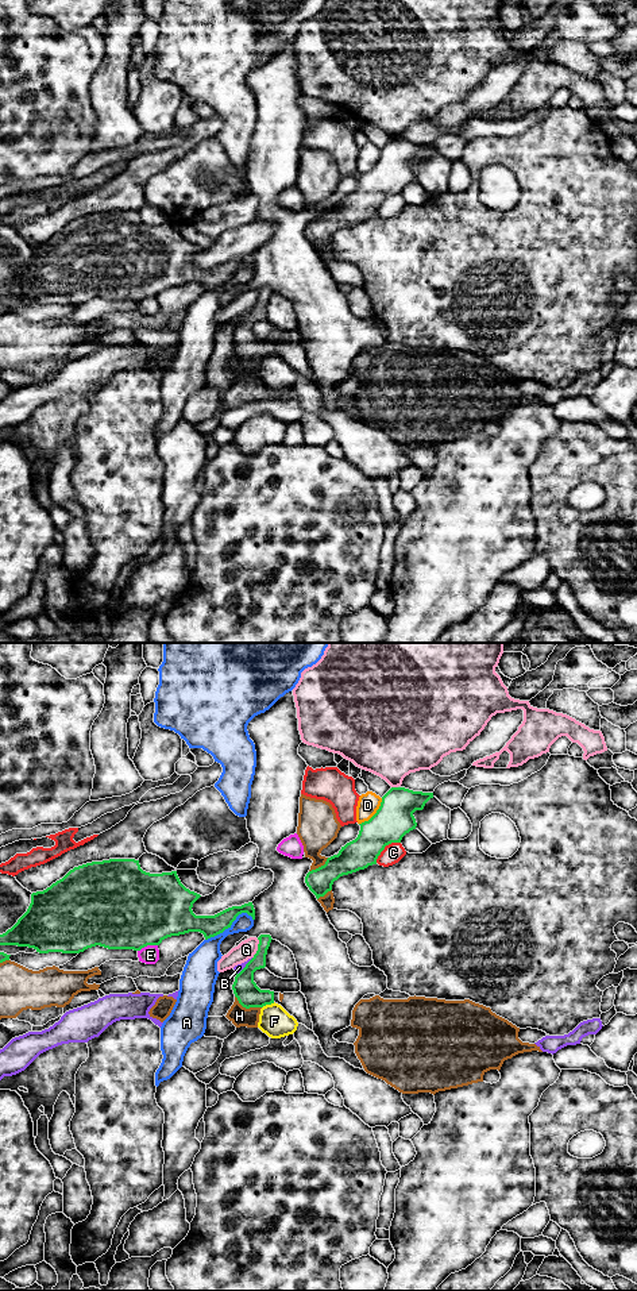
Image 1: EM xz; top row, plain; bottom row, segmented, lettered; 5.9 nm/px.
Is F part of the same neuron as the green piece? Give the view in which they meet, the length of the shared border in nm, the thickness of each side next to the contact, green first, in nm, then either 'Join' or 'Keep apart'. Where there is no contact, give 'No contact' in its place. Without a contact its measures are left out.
Touches green in xz. Shared border 90 nm. Thickness 150 nm (green) against 180 nm. Keep apart

